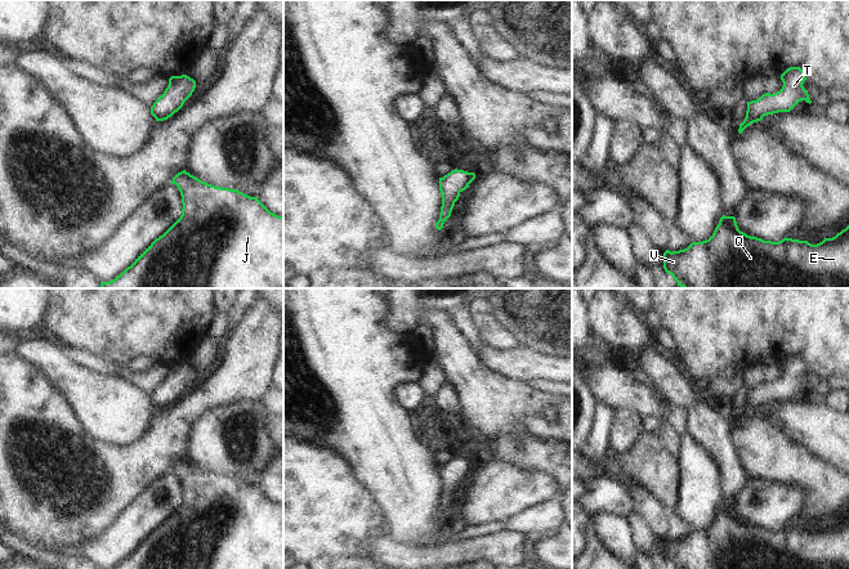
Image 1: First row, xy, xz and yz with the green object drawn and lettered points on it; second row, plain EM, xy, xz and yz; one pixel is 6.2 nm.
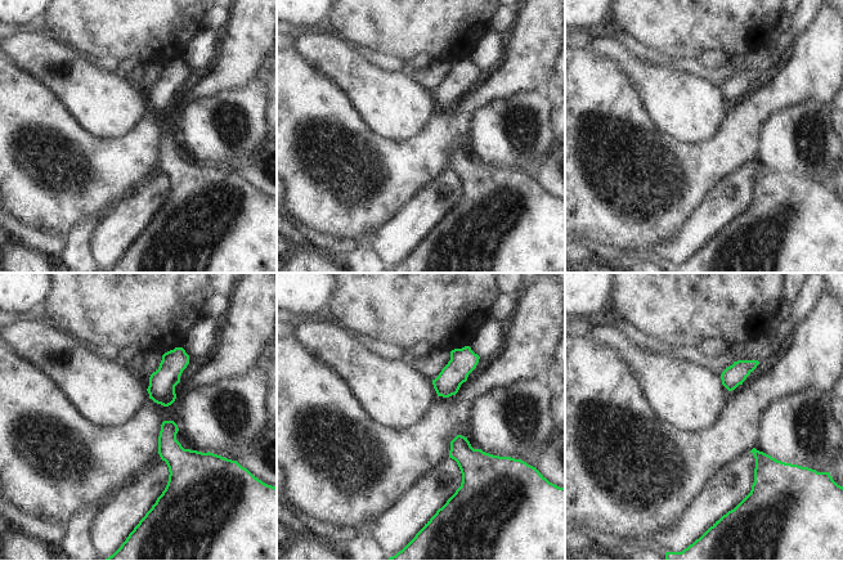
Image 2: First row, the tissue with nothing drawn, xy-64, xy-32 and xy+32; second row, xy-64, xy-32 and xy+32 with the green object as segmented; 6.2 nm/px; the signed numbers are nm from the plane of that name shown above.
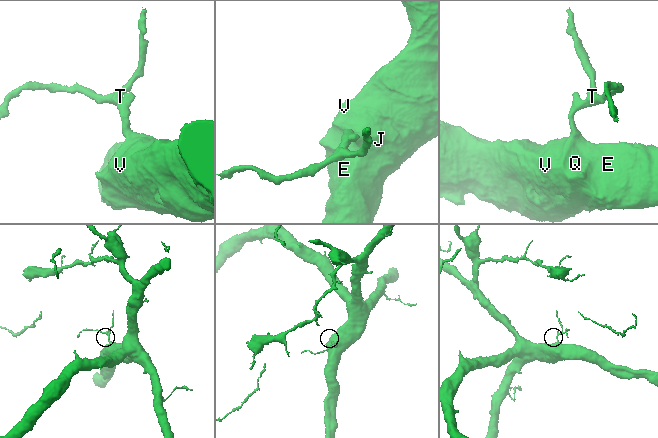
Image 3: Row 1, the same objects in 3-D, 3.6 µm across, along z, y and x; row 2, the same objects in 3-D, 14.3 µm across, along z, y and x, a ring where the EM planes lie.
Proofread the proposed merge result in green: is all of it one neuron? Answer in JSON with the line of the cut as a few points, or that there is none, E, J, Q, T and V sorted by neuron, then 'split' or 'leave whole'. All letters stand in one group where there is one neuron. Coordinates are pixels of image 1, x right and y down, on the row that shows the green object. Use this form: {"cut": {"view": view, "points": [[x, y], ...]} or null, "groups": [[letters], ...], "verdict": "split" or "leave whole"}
{"cut": null, "groups": [["E", "J", "Q", "T", "V"]], "verdict": "leave whole"}

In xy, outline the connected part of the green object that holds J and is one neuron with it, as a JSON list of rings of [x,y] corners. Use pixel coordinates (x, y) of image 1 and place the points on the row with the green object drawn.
[[[186,170],[178,173],[171,184],[175,184],[182,196],[182,215],[180,218],[158,238],[156,238],[137,259],[135,261],[128,266],[120,275],[110,282],[100,282],[102,288],[283,288],[283,218],[271,212],[256,197],[250,197],[237,189],[222,188],[207,184],[198,178],[191,175]]]

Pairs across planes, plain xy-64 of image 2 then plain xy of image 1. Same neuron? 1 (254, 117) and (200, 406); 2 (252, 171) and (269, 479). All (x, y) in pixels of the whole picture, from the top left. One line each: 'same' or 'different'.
1: different
2: same

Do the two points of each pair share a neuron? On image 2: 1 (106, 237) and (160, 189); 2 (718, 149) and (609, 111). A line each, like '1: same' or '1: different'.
1: same
2: same

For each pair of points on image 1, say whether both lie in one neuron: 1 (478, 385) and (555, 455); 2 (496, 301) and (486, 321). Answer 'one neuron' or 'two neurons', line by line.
1: one neuron
2: two neurons

